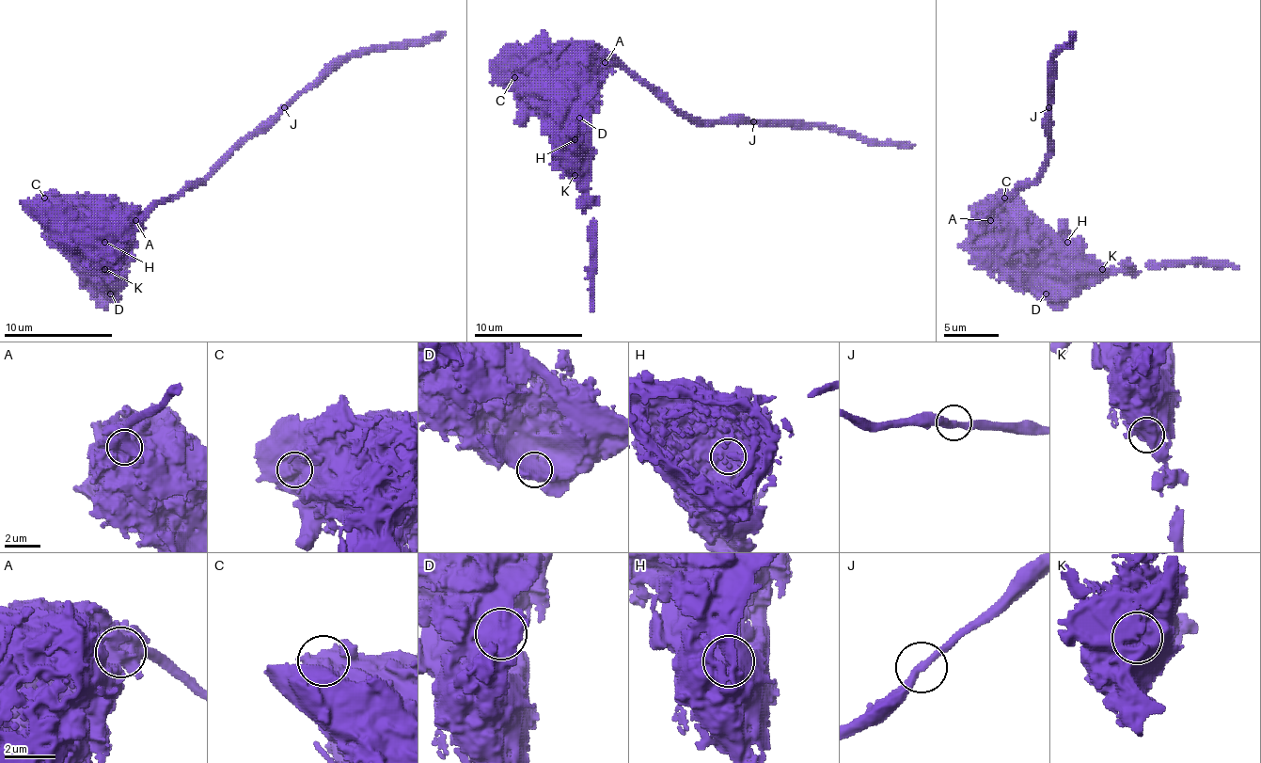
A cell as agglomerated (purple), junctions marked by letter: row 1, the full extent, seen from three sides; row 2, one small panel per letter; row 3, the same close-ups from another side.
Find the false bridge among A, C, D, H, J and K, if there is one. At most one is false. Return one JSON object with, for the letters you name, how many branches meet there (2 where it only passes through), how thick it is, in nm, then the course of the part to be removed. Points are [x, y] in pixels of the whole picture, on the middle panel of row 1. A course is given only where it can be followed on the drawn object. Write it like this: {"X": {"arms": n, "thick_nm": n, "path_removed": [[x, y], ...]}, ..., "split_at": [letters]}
{"A": {"arms": 4, "thick_nm": 650, "path_removed": [[605, 63], [621, 63], [667, 99], [702, 120], [797, 120], [879, 142], [915, 145]]}, "split_at": ["A"]}

